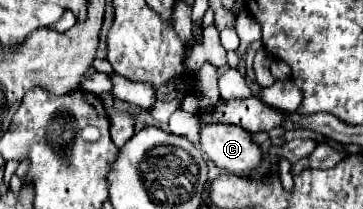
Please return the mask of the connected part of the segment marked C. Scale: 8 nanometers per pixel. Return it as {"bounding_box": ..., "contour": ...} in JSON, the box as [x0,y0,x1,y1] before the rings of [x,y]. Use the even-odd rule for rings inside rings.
{"bounding_box":[199,124,263,174],"contour":[[[235,124],[203,126],[199,136],[203,152],[215,162],[217,168],[229,174],[251,172],[263,160],[259,144],[253,142],[245,128],[237,128]]]}

